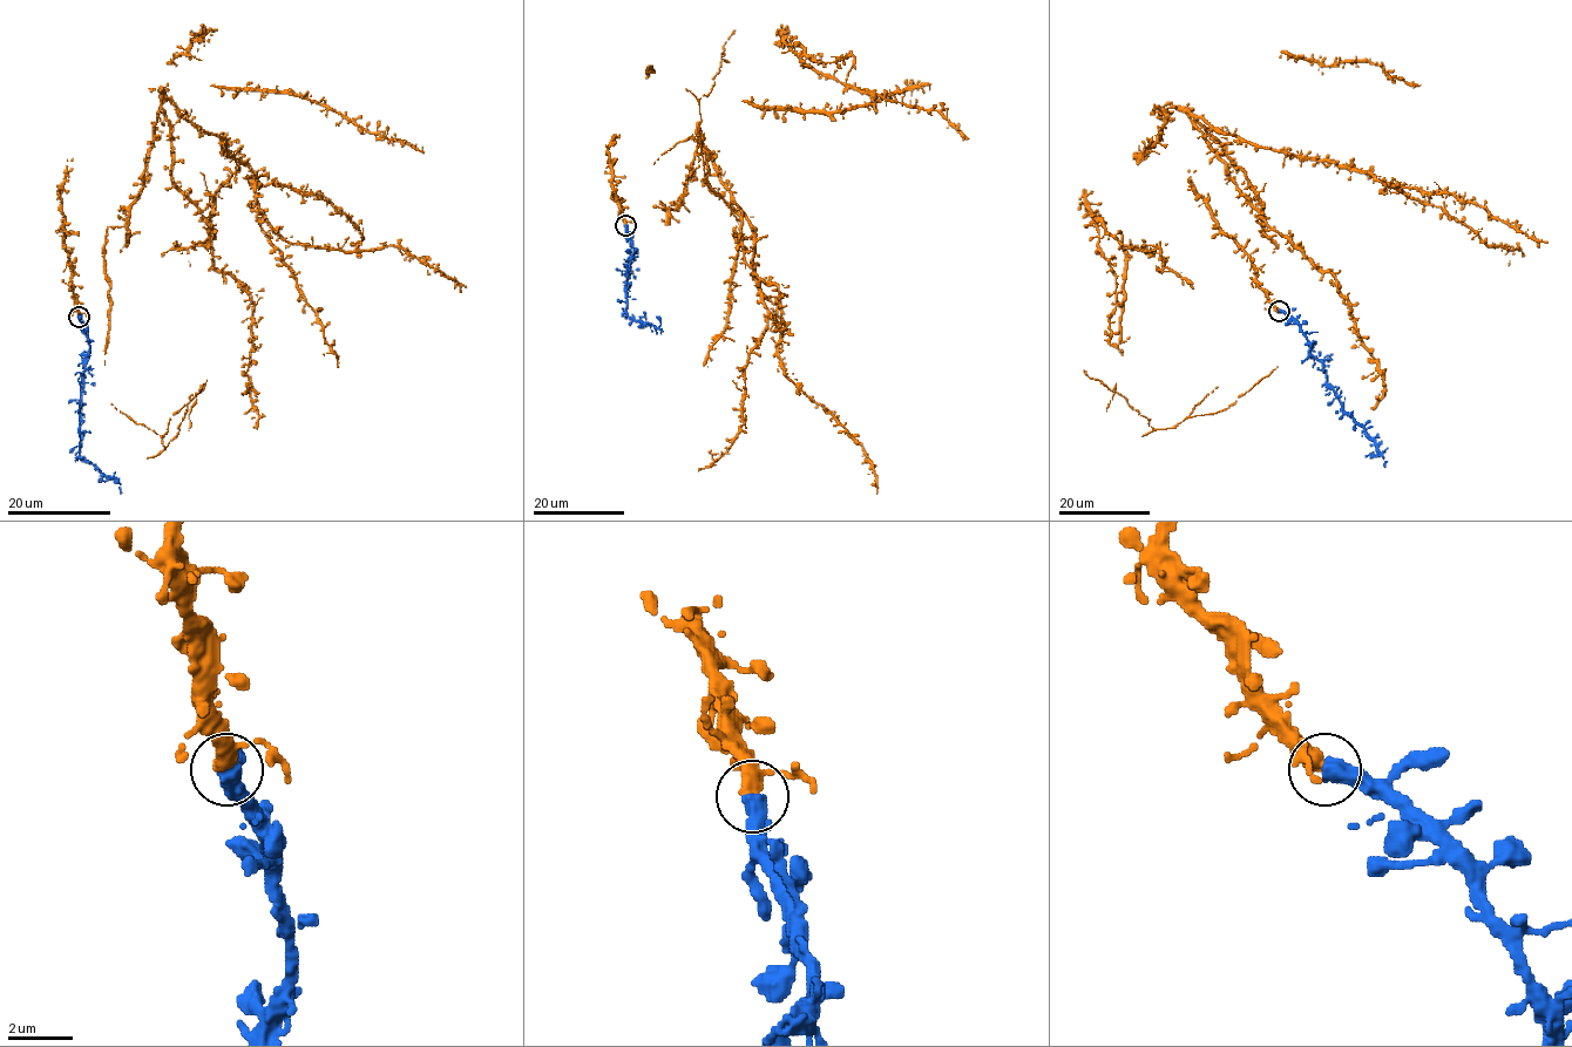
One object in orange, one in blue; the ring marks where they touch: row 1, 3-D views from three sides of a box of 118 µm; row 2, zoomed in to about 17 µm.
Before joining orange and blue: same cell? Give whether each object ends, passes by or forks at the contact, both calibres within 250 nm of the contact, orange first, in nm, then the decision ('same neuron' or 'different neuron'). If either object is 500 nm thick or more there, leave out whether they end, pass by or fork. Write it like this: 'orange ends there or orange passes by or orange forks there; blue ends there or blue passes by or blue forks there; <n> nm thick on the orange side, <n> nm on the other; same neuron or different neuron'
320 nm thick on the orange side, 500 nm on the other; same neuron

